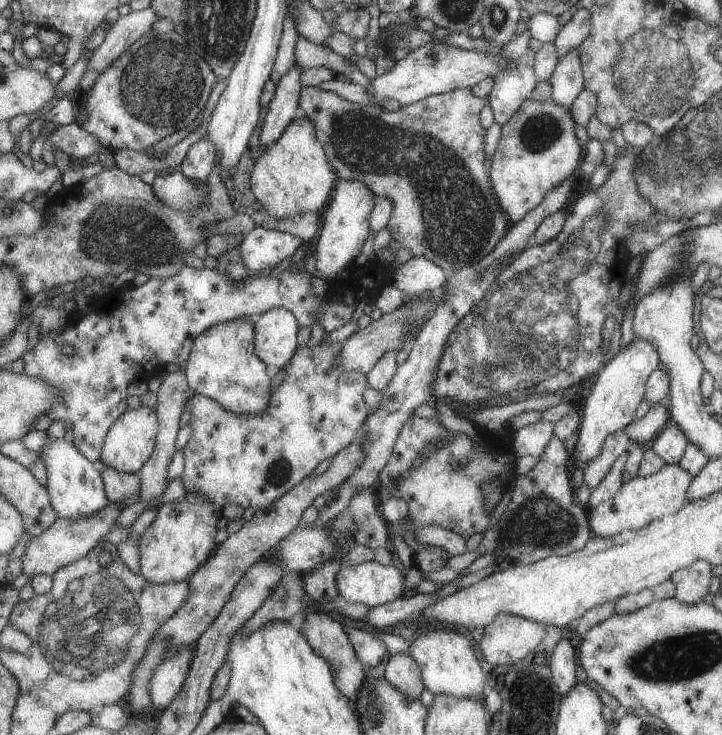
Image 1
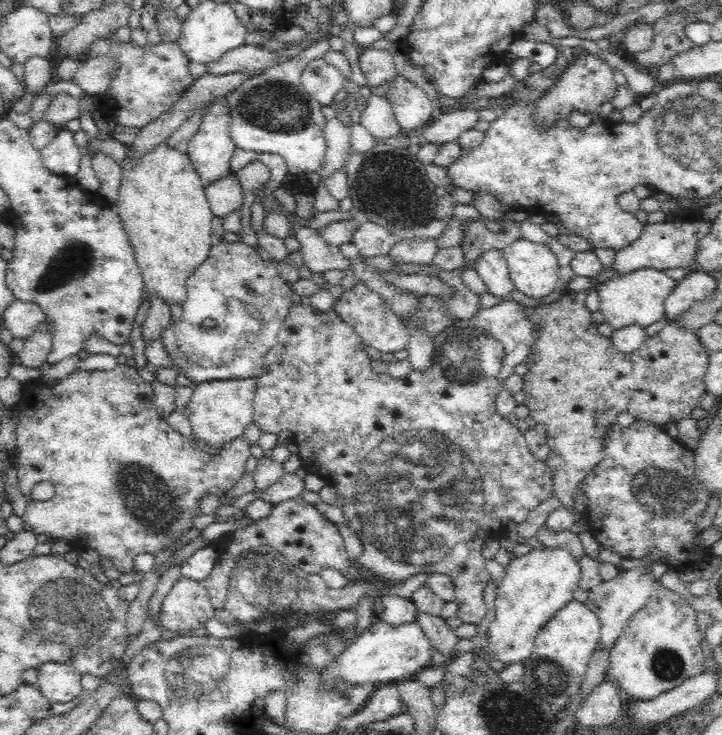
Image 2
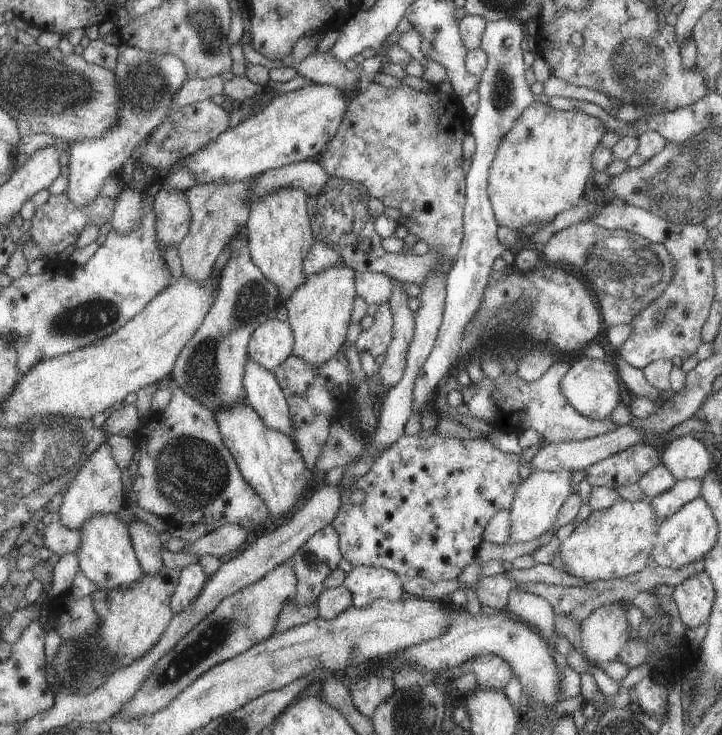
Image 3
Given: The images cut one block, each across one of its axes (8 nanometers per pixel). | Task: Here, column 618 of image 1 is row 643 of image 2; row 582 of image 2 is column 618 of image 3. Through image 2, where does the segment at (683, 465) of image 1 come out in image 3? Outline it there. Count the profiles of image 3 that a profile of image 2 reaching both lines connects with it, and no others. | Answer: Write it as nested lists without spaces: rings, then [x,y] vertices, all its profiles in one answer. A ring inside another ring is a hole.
[[[681,479],[675,484],[656,494],[652,499],[644,496],[641,500],[628,501],[619,499],[615,504],[608,506],[600,511],[591,511],[590,514],[581,522],[574,526],[573,531],[560,541],[557,548],[564,562],[563,570],[575,577],[583,578],[586,581],[596,581],[607,579],[620,579],[624,576],[641,571],[647,566],[647,558],[651,556],[657,534],[661,526],[661,520],[670,517],[679,507],[686,502],[692,501],[700,496],[699,479]]]

